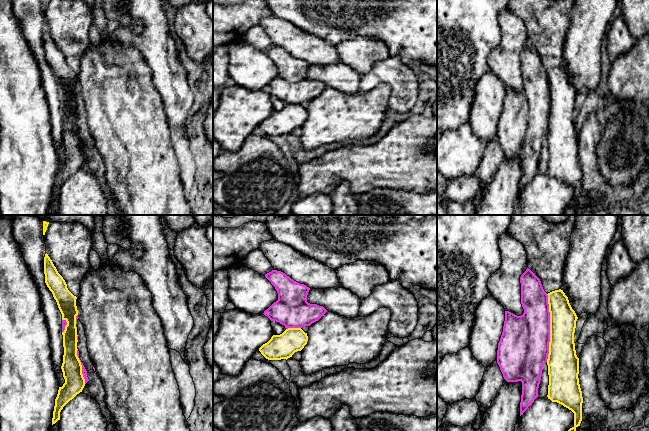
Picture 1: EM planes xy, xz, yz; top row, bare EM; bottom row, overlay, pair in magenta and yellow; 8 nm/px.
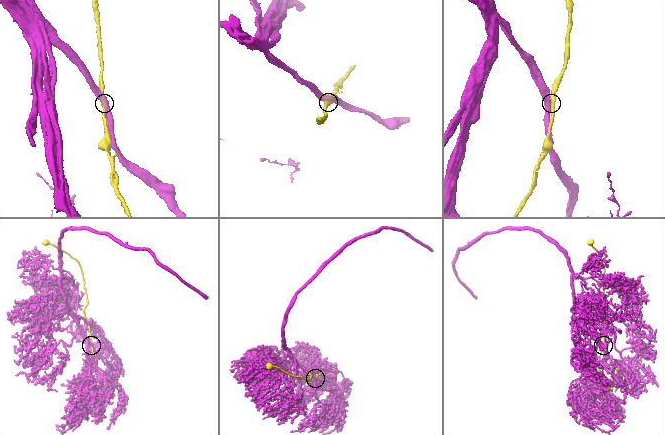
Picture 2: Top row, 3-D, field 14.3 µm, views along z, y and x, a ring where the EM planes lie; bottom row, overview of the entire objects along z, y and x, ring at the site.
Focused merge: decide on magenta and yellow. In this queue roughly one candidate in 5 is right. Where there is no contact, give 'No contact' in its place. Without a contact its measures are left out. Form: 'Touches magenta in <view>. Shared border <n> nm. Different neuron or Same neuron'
Touches magenta in yz. Shared border 550 nm. Different neuron

